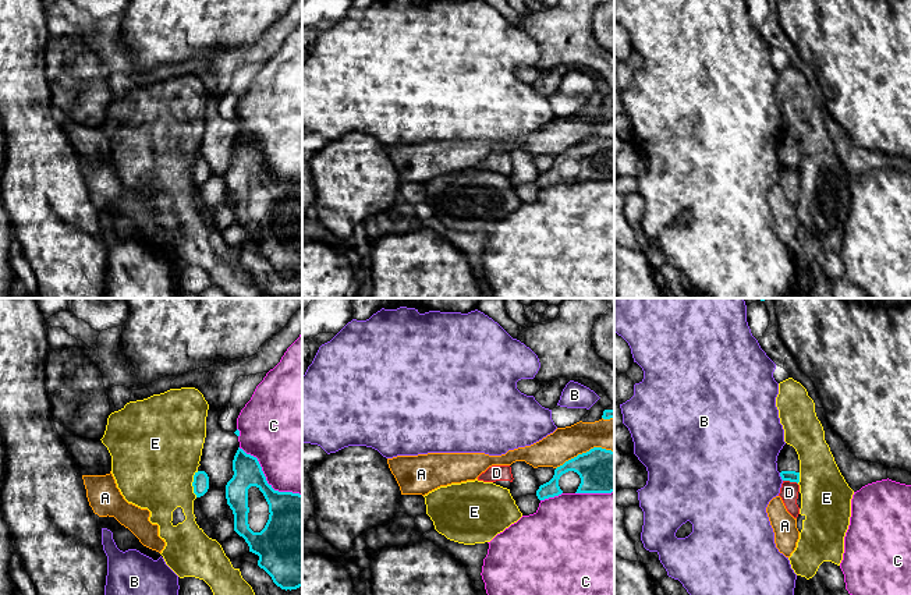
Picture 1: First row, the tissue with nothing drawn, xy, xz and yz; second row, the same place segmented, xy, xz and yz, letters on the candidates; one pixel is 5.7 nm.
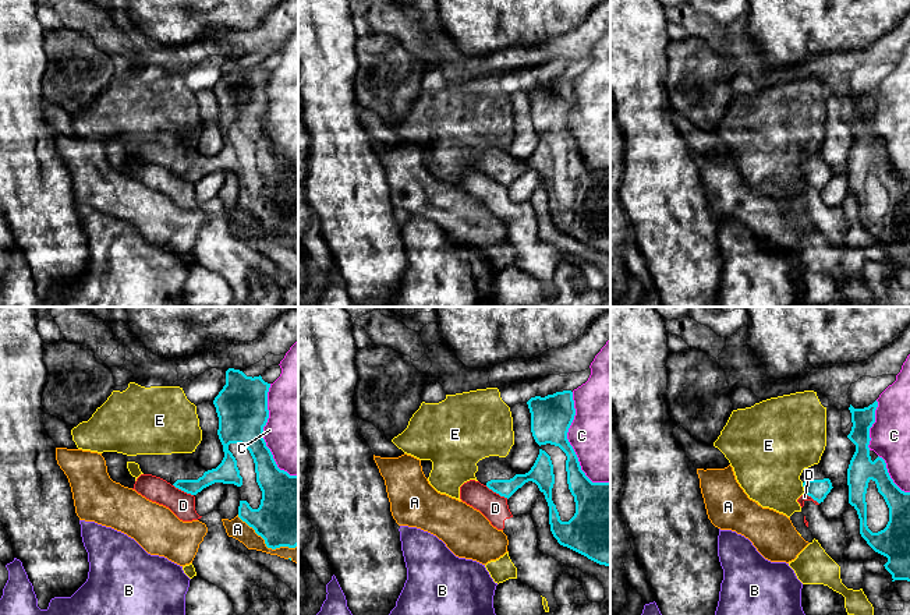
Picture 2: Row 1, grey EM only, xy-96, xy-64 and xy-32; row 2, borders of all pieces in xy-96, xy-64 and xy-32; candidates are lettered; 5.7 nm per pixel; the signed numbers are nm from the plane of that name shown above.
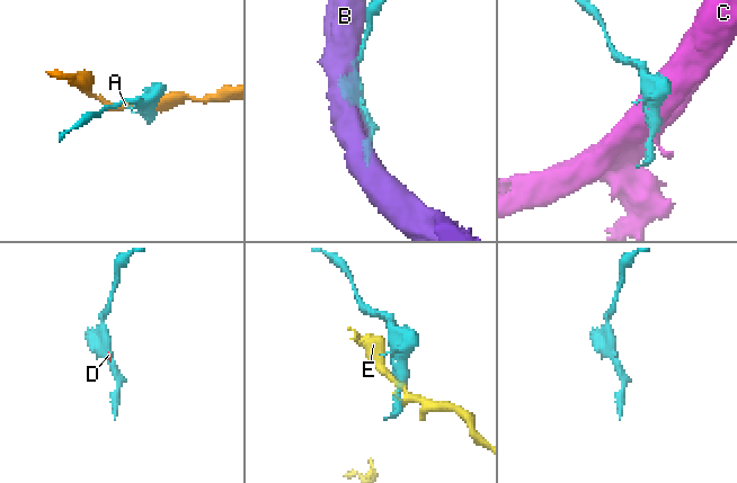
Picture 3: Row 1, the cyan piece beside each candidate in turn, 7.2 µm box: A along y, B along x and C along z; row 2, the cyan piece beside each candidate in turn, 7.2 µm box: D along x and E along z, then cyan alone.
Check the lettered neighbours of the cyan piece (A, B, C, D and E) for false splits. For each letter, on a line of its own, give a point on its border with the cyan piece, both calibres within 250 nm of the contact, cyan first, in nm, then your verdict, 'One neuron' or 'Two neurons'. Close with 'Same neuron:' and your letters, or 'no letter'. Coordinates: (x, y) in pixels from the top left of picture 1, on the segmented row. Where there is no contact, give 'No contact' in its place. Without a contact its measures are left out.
A: Touches cyan at xz (584, 453). Thickness 260 nm (cyan) against 190 nm. Two neurons
B: Touches cyan at yz (780, 475). Thickness 60 nm (cyan) against 460 nm. Two neurons
C: Touches cyan at xy (265, 478). Thickness 240 nm (cyan) against 480 nm. Two neurons
D: Touches cyan at yz (790, 481). Thickness 60 nm (cyan) against 110 nm. Two neurons
E: Touches cyan at xy (192, 484). Thickness 100 nm (cyan) against 480 nm. Two neurons
Same neuron: no letter

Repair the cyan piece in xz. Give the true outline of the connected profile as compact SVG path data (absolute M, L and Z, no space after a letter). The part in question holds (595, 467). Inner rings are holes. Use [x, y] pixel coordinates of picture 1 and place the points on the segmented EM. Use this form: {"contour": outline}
{"contour": "M593 447L554 470L553 478L536 490L539 500L561 493L614 492L614 451Z"}

